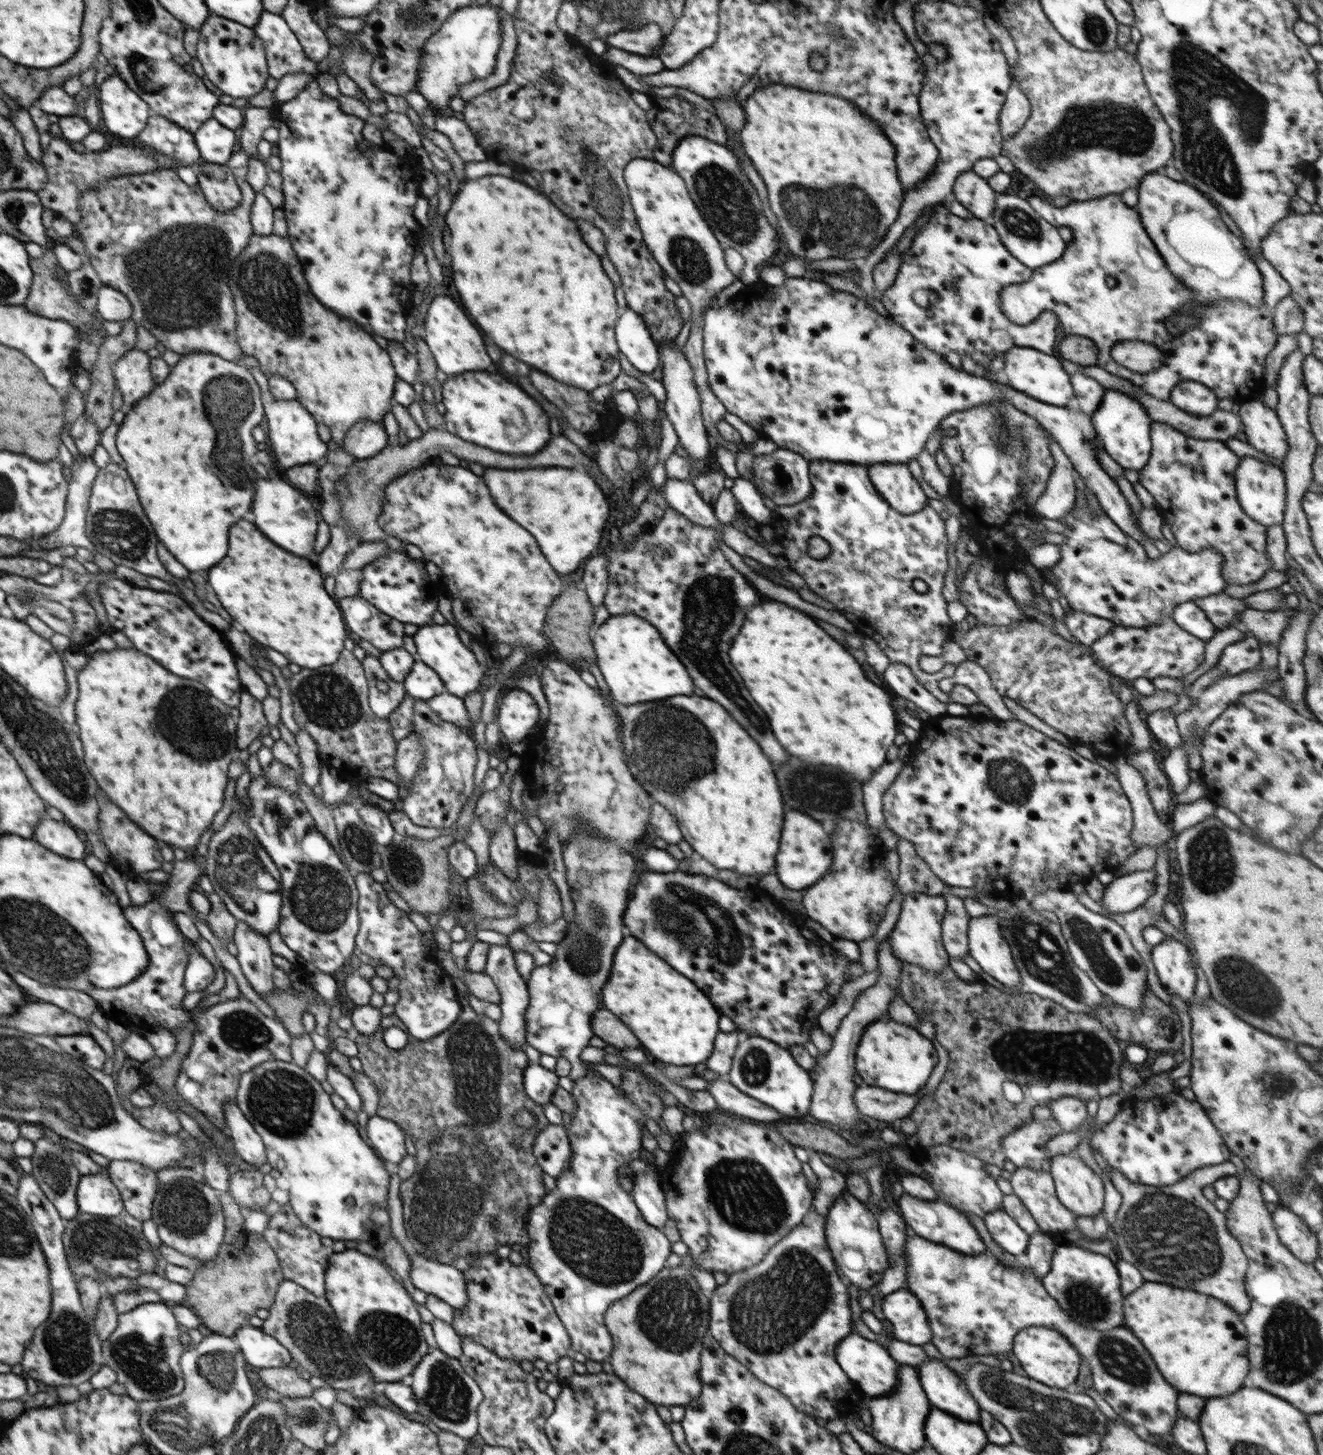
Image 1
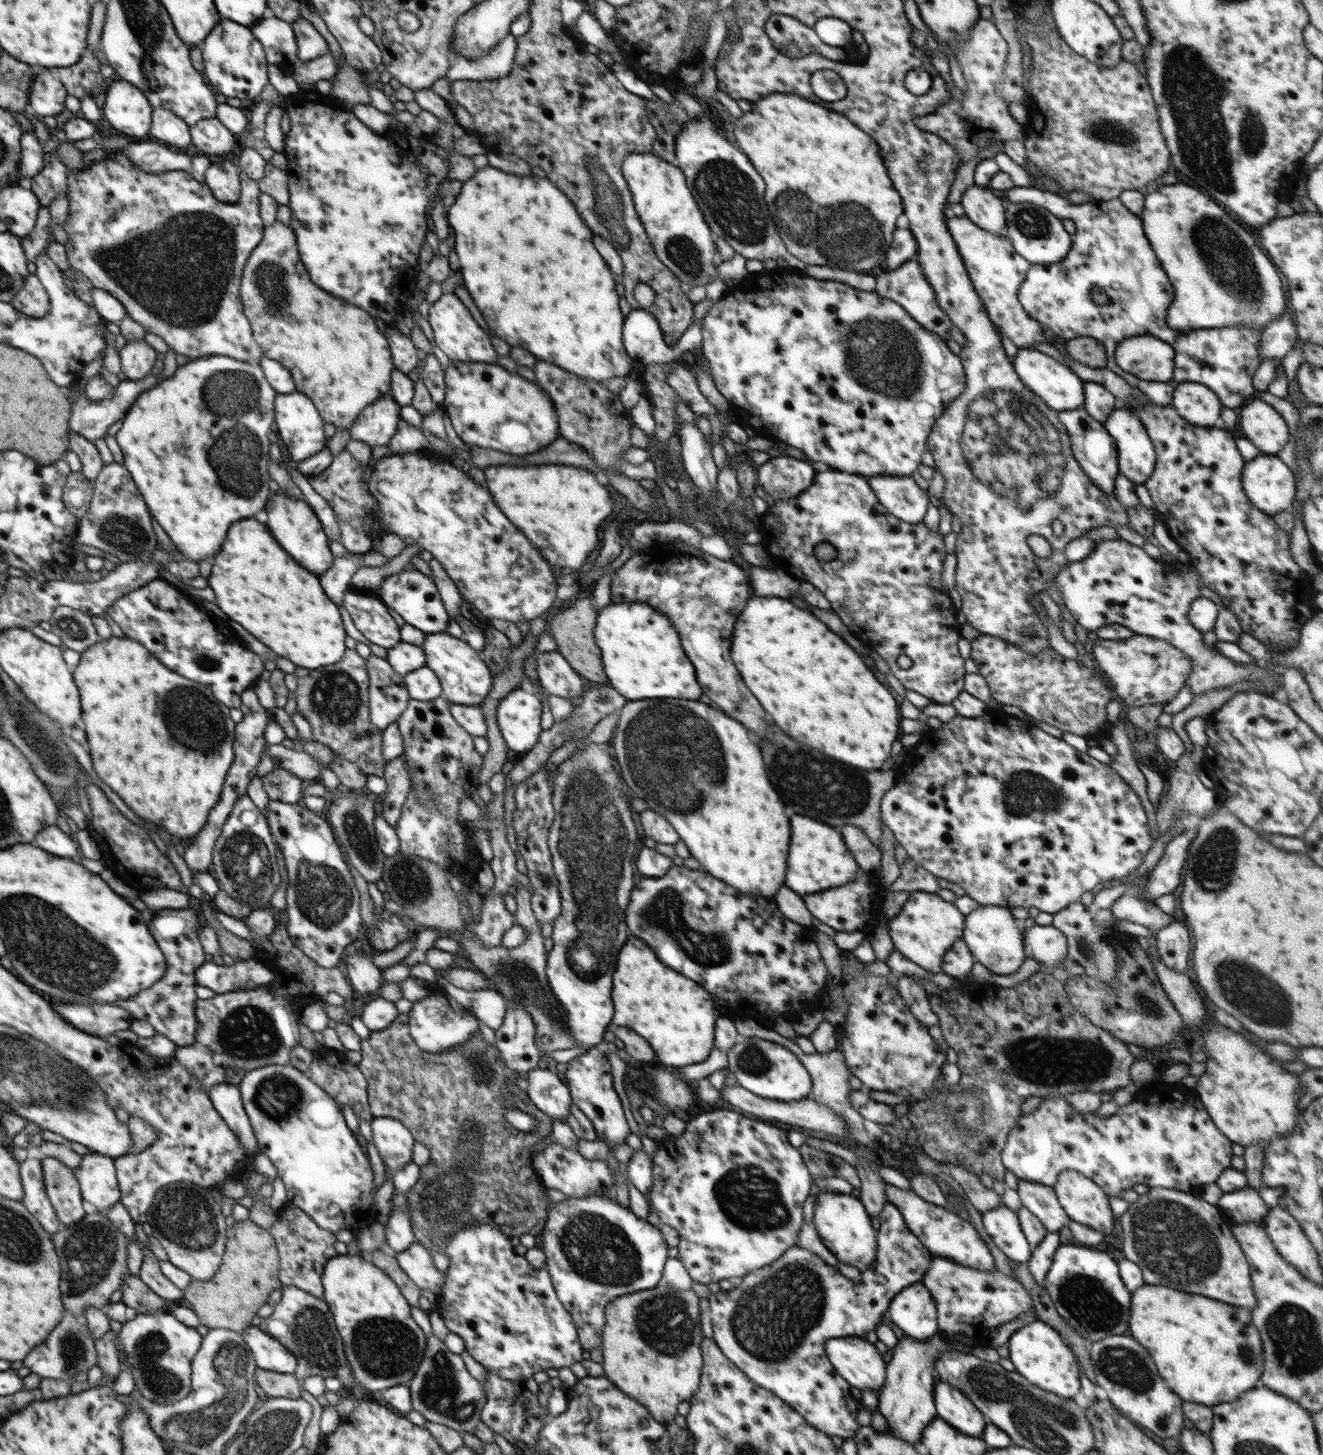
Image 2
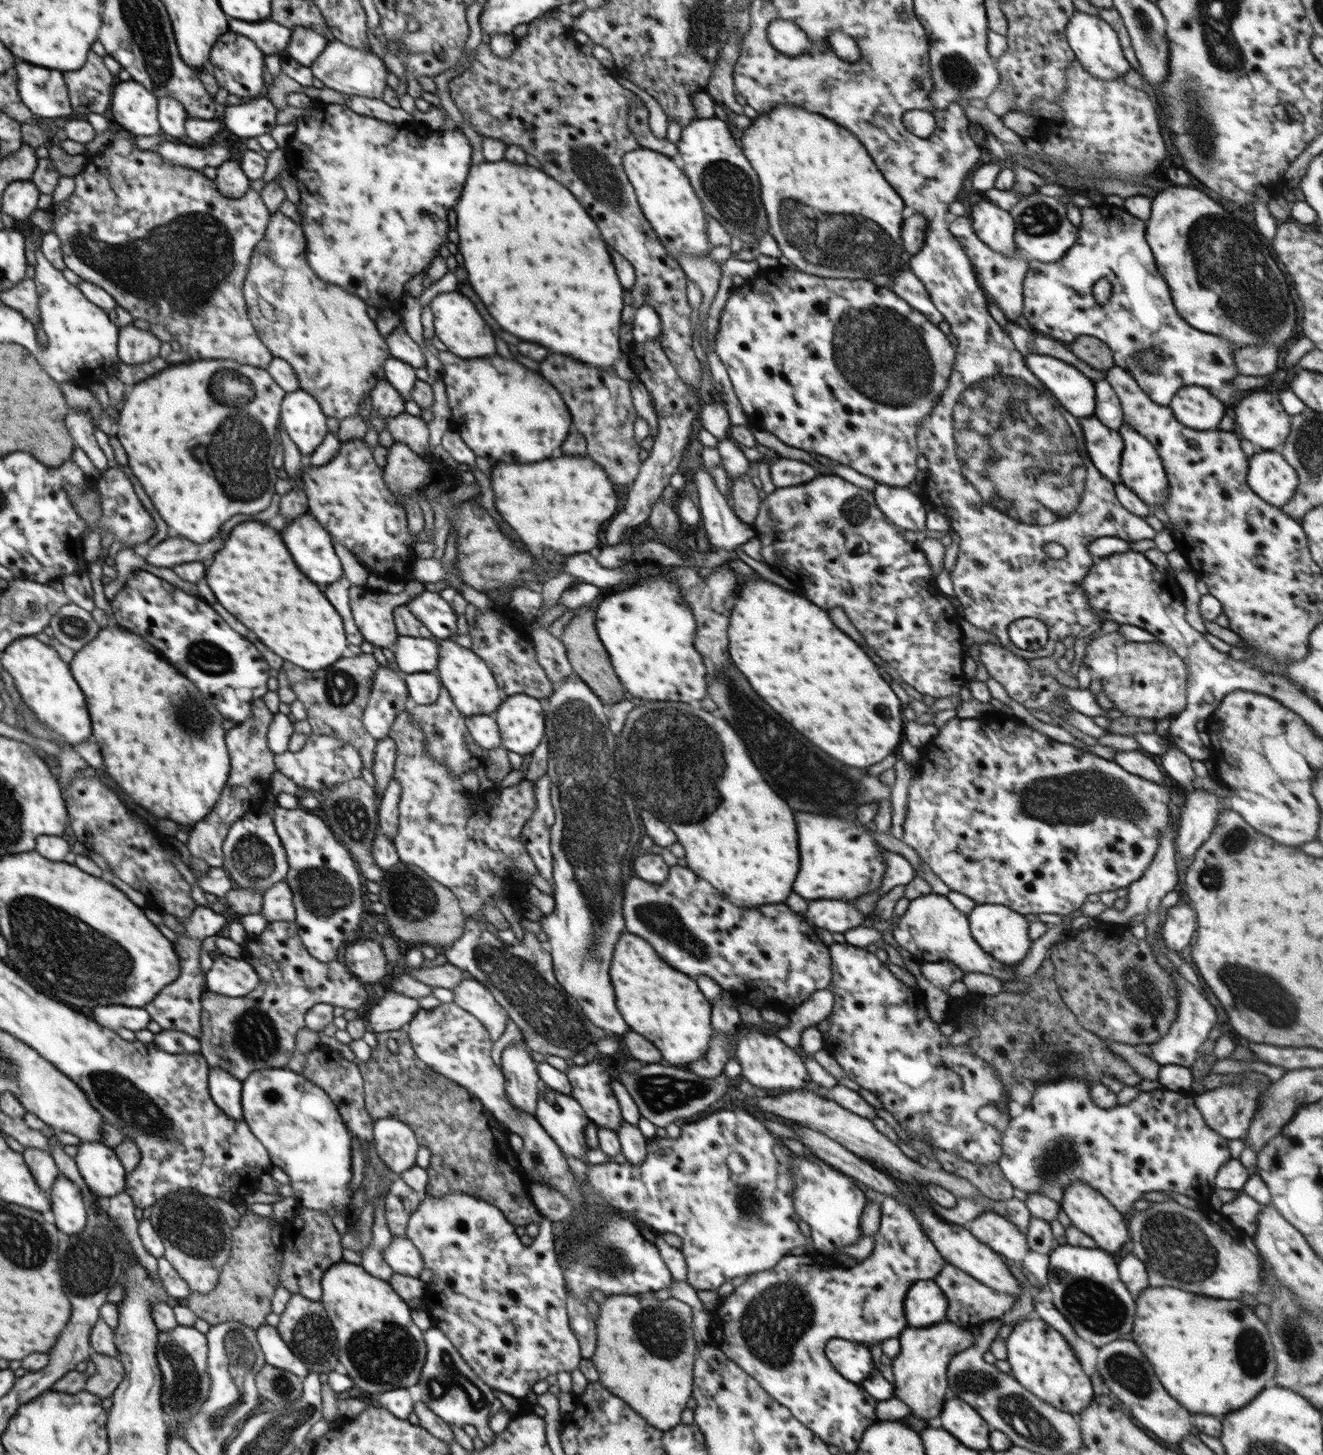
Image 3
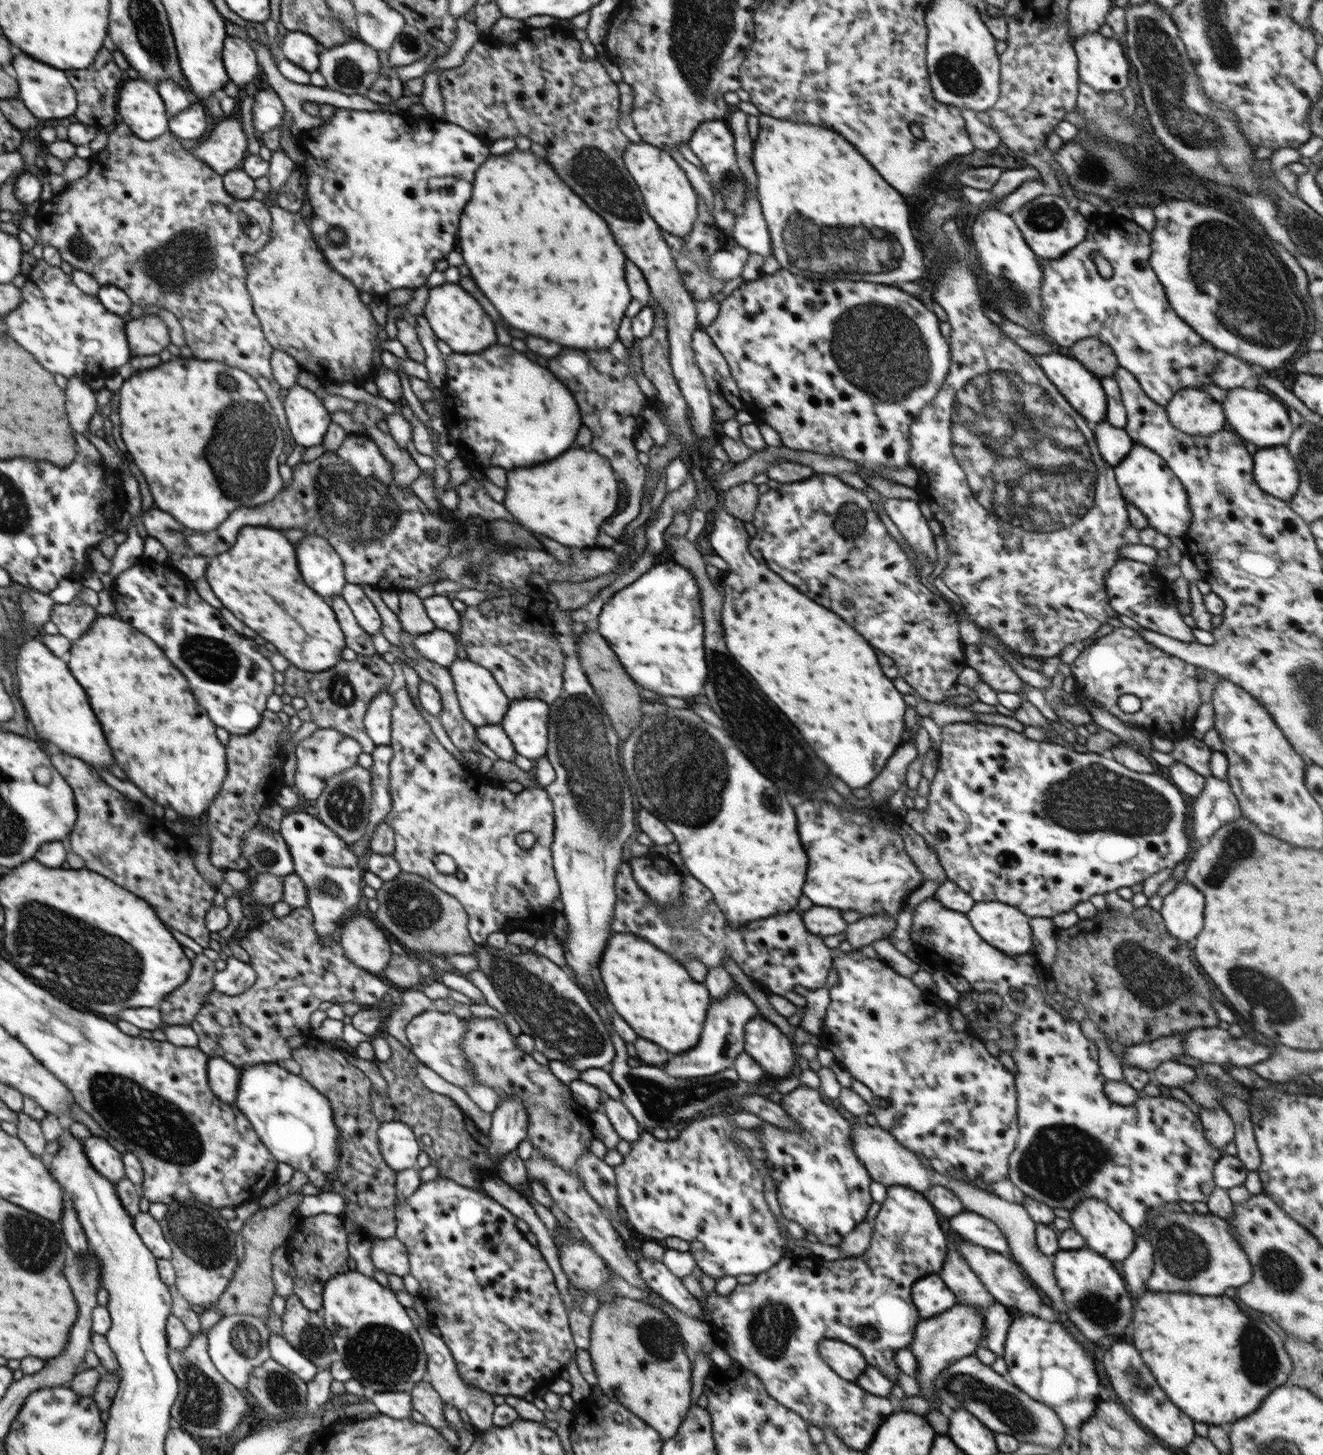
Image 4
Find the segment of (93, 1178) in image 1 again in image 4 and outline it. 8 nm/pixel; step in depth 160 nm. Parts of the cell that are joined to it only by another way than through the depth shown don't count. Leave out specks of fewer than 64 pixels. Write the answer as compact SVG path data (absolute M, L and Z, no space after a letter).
M90 1135L82 1140L84 1154L88 1156L88 1162L98 1174L108 1178L116 1184L125 1177L125 1169L122 1162L123 1154L114 1149L114 1146L106 1138Z

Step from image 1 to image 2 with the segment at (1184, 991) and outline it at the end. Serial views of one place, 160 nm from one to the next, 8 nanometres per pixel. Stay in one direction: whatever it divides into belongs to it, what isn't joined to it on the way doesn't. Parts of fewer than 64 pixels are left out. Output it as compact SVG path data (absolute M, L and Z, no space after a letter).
M1172 921L1156 933L1160 960L1171 969L1184 973L1190 956L1190 932L1180 921Z

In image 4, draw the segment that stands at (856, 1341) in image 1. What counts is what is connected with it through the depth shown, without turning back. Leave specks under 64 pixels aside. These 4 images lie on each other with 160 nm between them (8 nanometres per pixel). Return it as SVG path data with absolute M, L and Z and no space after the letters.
M824 1339L817 1347L822 1360L840 1378L856 1381L868 1366L863 1354L844 1341Z

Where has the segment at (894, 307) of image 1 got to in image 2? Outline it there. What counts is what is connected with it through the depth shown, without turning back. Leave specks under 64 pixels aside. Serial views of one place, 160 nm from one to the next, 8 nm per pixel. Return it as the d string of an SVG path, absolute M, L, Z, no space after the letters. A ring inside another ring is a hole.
M965 215L946 220L946 226L956 243L956 250L960 252L964 268L984 303L988 318L996 328L996 334L1012 340L1020 349L1031 348L1034 342L1046 342L1046 327L1031 318L1018 298L1020 285L1033 265L1014 251L1013 244L1006 236L988 233ZM915 258L908 260L891 271L879 271L875 277L877 279L876 293L903 306L910 318L916 320L924 330L928 330L928 332L932 332L932 334L936 334L946 341L951 339L950 331L954 325L948 319L948 315L937 305L933 288L926 280L922 267L918 265L918 260Z

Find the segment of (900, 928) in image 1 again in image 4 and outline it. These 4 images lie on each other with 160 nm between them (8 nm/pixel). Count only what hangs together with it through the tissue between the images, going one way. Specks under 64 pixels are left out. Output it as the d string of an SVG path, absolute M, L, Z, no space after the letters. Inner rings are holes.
M935 895L920 902L918 907L916 907L909 934L911 940L916 945L920 945L921 942L922 945L924 944L924 948L930 950L929 954L931 958L940 962L940 964L946 964L946 968L948 968L951 973L966 978L977 993L996 992L996 994L999 994L1004 1004L1003 1008L1008 1008L1010 1012L1014 1012L1017 1016L1016 1021L1010 1026L1013 1038L1015 1038L1015 1047L1011 1050L1010 1054L1016 1065L1015 1087L1017 1088L1017 1119L1019 1126L1016 1149L1014 1149L1014 1152L1010 1155L1010 1159L1008 1159L1008 1178L1012 1181L1014 1187L1020 1189L1030 1198L1034 1198L1051 1206L1052 1209L1062 1208L1069 1212L1076 1208L1085 1198L1096 1198L1110 1206L1110 1208L1112 1208L1124 1222L1128 1223L1137 1231L1137 1233L1140 1233L1140 1231L1145 1228L1148 1222L1146 1211L1154 1208L1154 1206L1164 1206L1164 1204L1170 1204L1170 1202L1172 1202L1172 1204L1174 1204L1174 1202L1207 1202L1211 1192L1216 1188L1215 1181L1213 1180L1216 1162L1218 1162L1220 1158L1223 1158L1226 1152L1216 1149L1209 1140L1206 1140L1204 1129L1198 1115L1192 1113L1192 1111L1190 1111L1184 1103L1178 1101L1178 1099L1170 1099L1163 1095L1156 1097L1140 1097L1134 1104L1121 1105L1120 1103L1115 1103L1107 1096L1103 1091L1104 1078L1098 1064L1099 1050L1097 1043L1084 1036L1078 1021L1064 1018L1062 1014L1058 1013L1051 1005L1046 1003L1046 988L1042 988L1042 980L1040 980L1040 976L1036 976L1036 972L1040 970L1041 964L1038 964L1038 959L1033 952L1021 955L1007 955L1001 950L994 948L994 946L990 946L990 944L982 940L982 937L974 930L966 914L946 908L935 898ZM1013 989L1024 992L1024 994L1026 994L1026 1000L1016 1001L1016 999L1010 995L1010 991Z

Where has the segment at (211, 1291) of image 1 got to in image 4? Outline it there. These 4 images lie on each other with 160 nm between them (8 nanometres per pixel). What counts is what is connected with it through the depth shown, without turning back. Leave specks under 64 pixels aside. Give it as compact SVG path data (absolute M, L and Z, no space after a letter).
M301 1190L288 1194L286 1198L276 1202L274 1205L259 1209L246 1220L239 1233L244 1238L244 1259L235 1270L230 1285L222 1293L215 1304L202 1306L200 1312L218 1309L222 1311L223 1317L233 1314L247 1314L261 1318L265 1323L268 1318L268 1309L271 1307L275 1295L275 1287L272 1278L272 1253L280 1246L286 1246L286 1233L292 1228L291 1216L296 1212L296 1206L304 1197Z

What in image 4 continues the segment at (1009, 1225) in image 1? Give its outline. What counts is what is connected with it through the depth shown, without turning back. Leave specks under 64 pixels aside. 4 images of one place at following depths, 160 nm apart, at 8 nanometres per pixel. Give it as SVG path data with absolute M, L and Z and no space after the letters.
M966 1210L948 1219L950 1219L952 1230L959 1234L963 1240L1010 1256L1007 1238L994 1222L983 1218L980 1214Z

